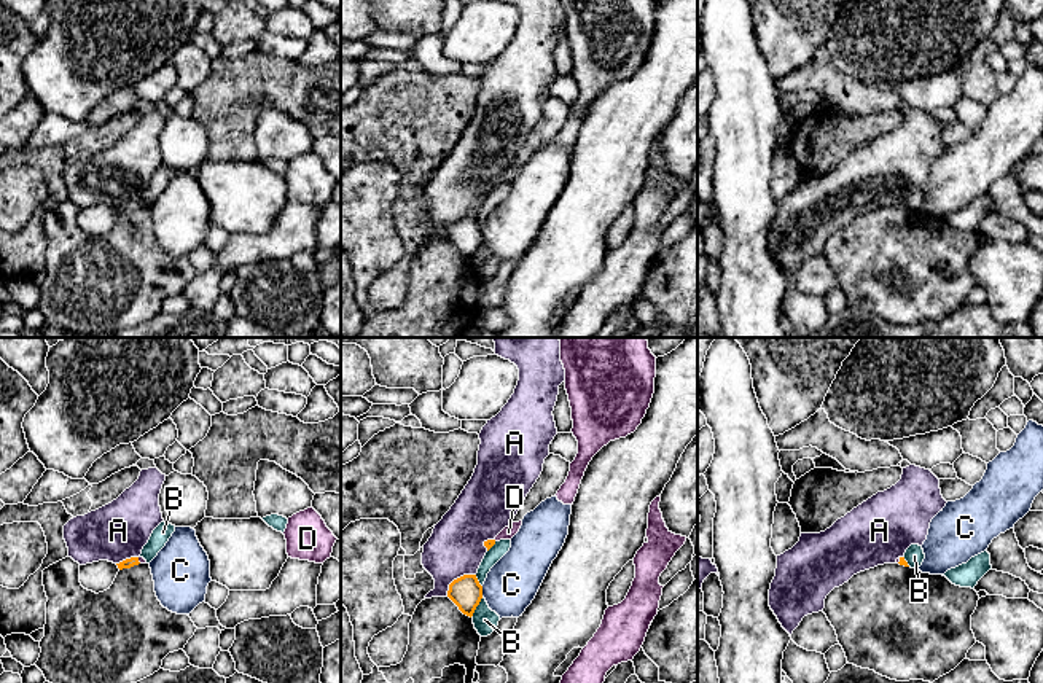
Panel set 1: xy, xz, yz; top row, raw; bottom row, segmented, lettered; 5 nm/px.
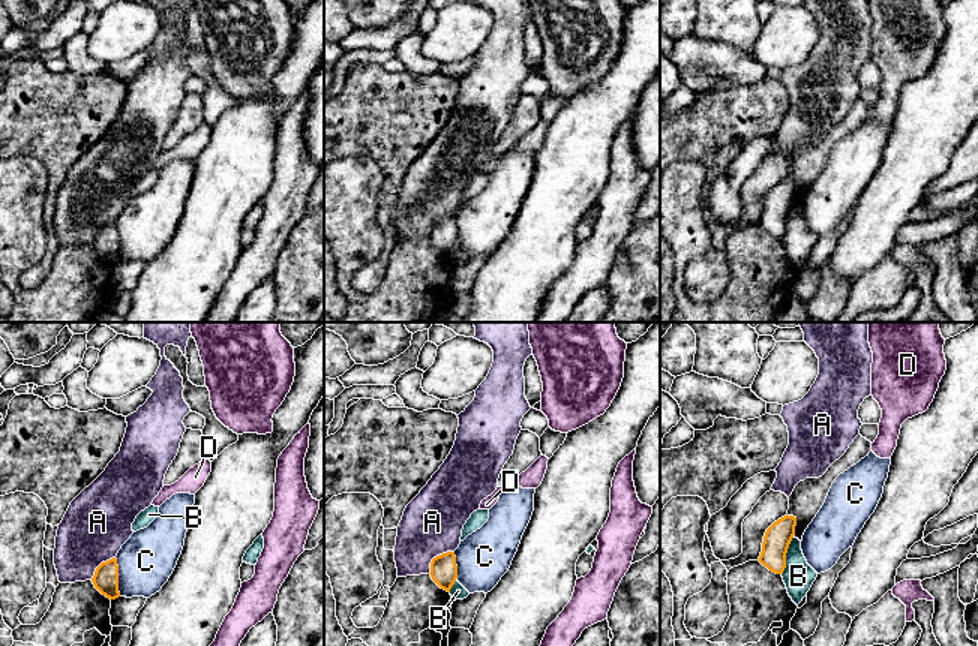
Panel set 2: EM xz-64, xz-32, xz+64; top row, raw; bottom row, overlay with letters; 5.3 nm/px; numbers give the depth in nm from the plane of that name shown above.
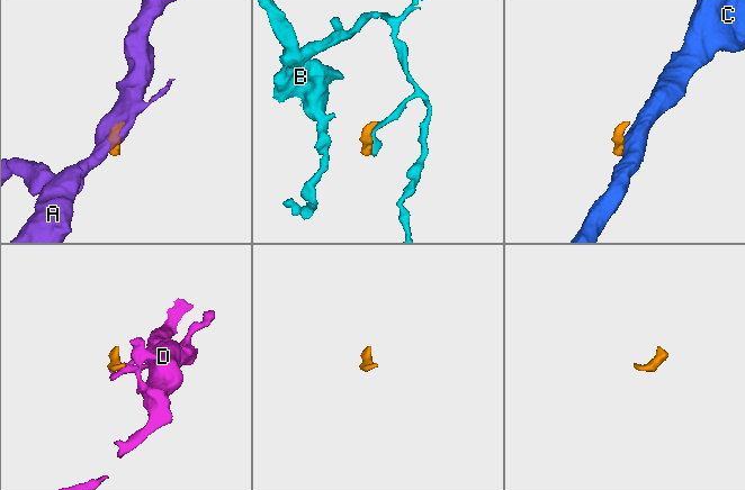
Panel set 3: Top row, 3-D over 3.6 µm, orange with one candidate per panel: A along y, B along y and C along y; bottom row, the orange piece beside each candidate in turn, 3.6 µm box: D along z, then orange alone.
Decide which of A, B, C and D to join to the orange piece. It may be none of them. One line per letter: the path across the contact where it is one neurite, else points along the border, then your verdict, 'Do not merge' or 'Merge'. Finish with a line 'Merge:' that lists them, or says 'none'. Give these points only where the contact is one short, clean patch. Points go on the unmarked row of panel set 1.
A: Do not merge
B: Boundary: xz (483, 241), (470, 260). Do not merge
C: Boundary: xz (481, 230), (483, 239). Do not merge
D: Path across: xy (134, 204), (137, 204), (140, 202). Merge
Merge: D

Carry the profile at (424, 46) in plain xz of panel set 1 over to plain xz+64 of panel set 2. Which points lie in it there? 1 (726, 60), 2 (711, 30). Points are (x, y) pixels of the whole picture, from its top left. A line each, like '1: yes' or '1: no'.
1: yes
2: no

